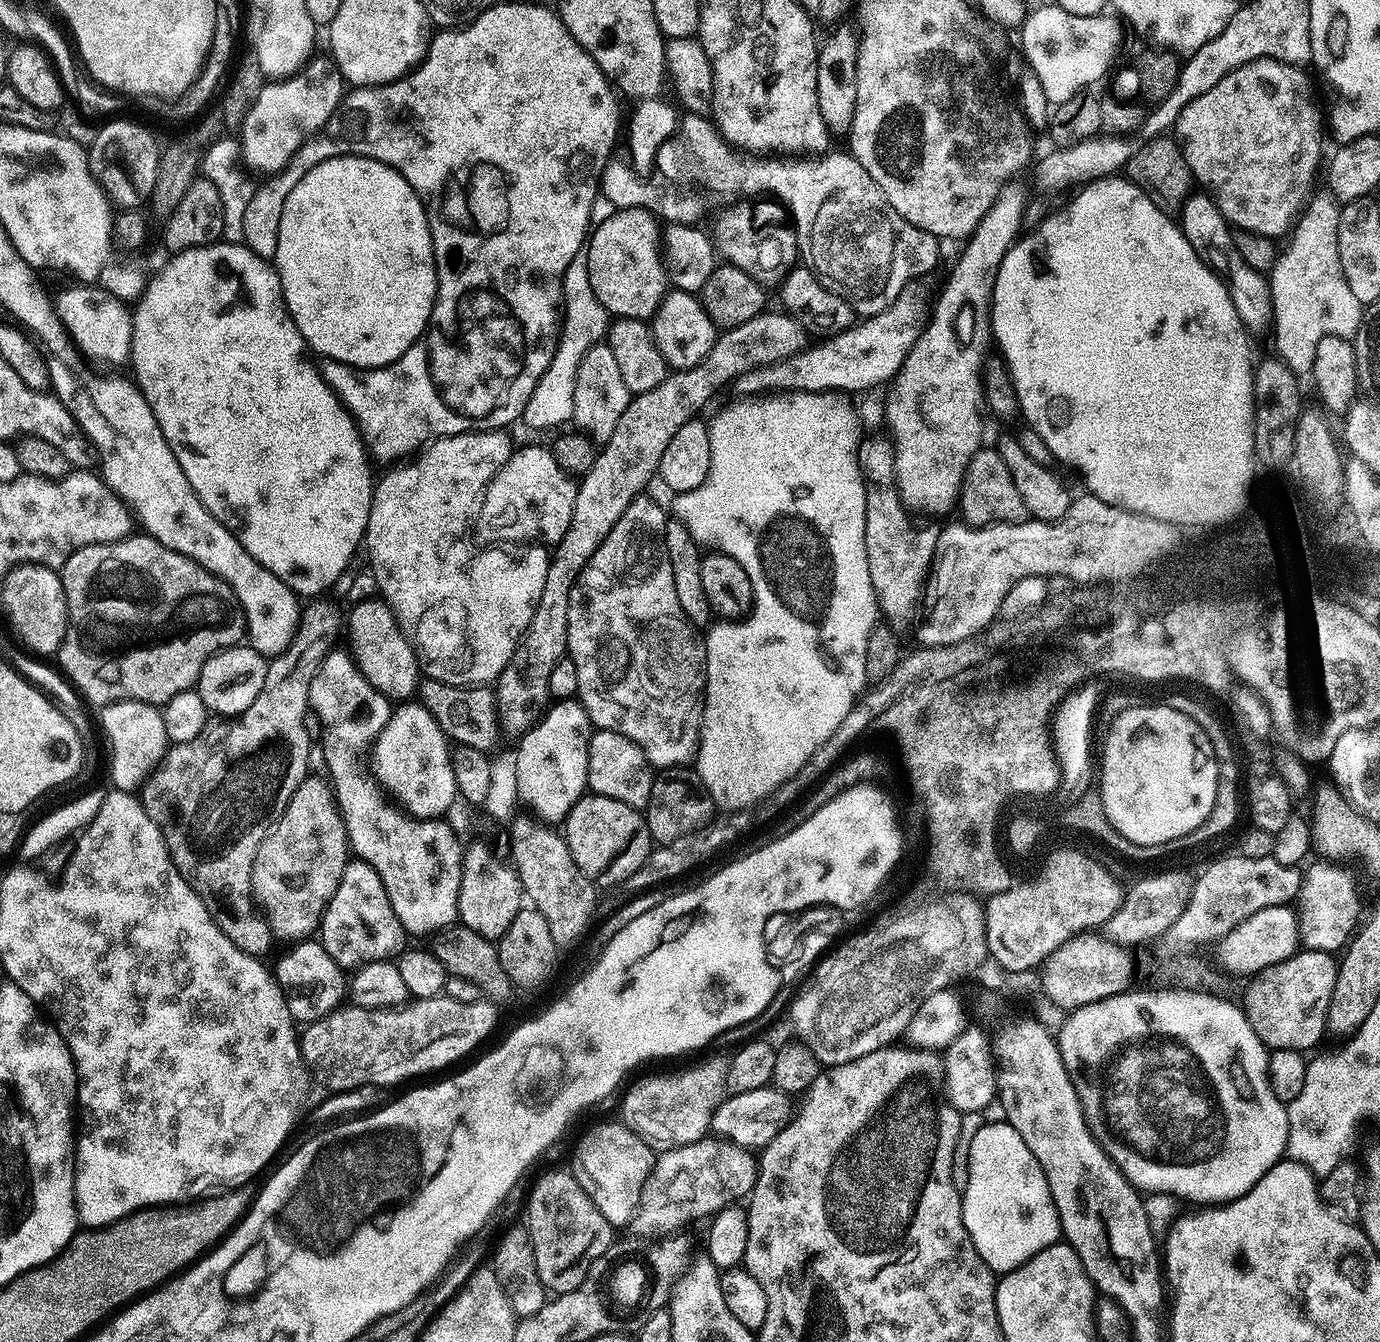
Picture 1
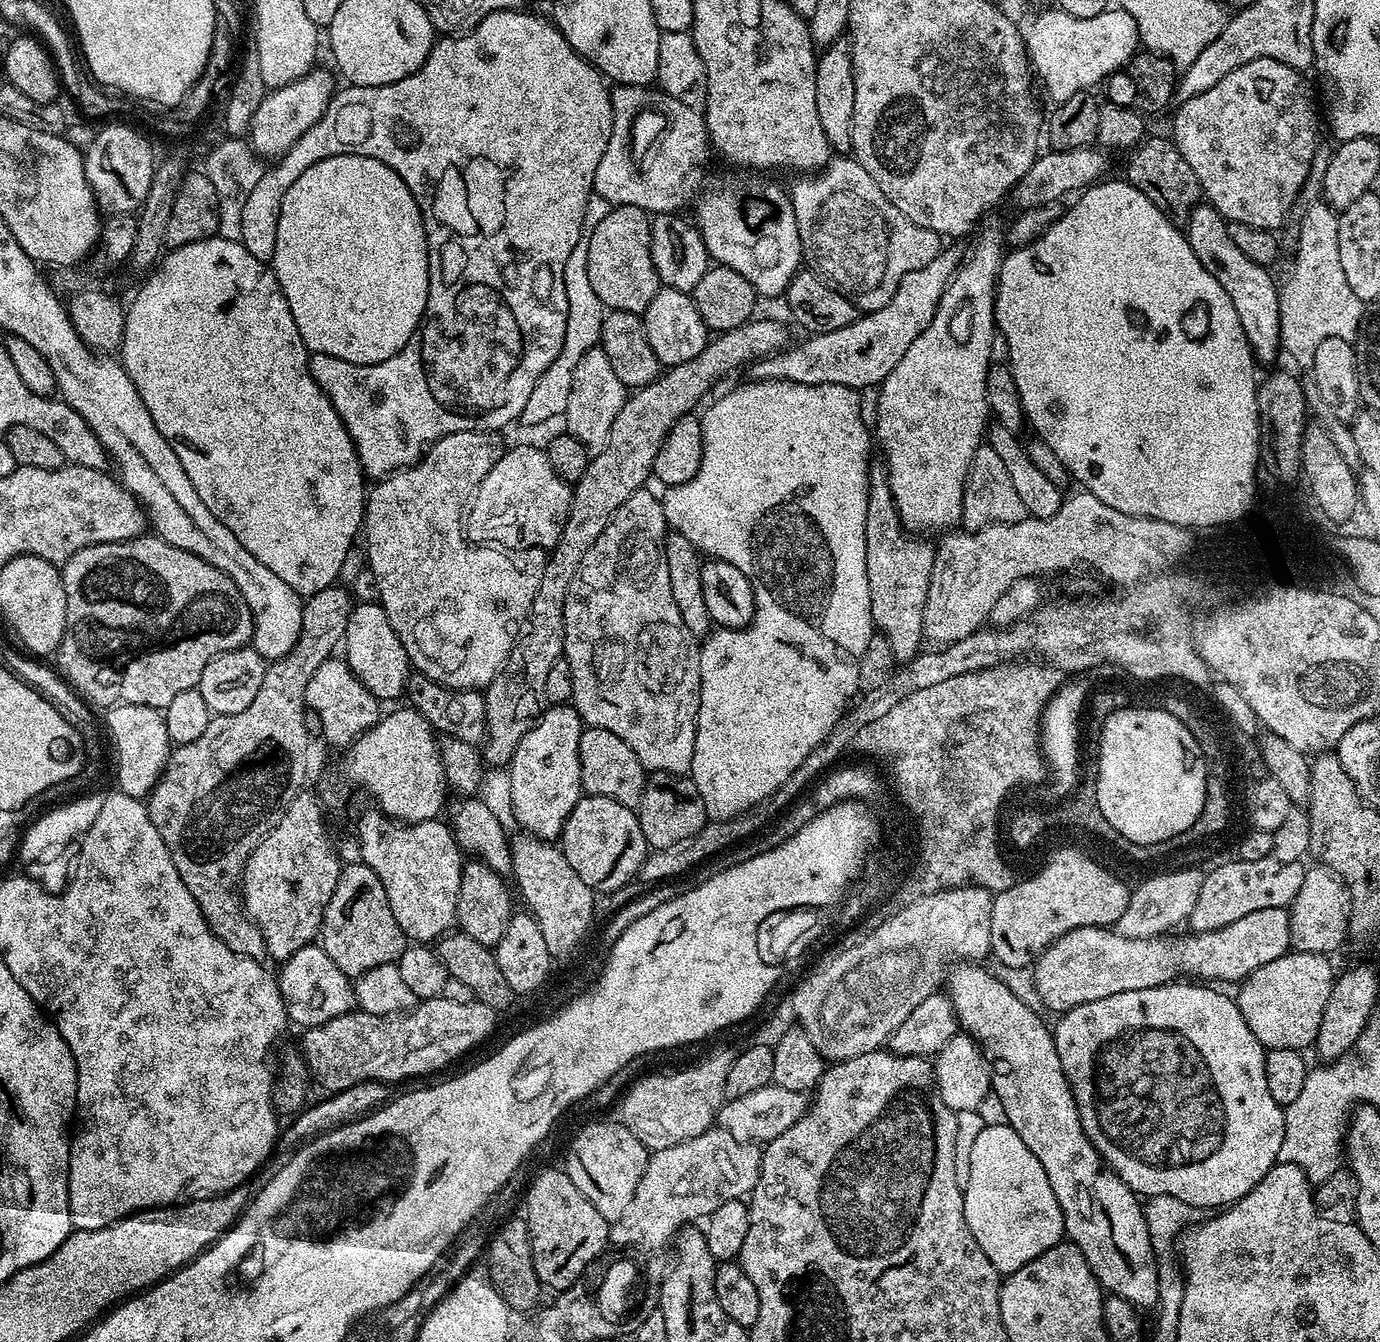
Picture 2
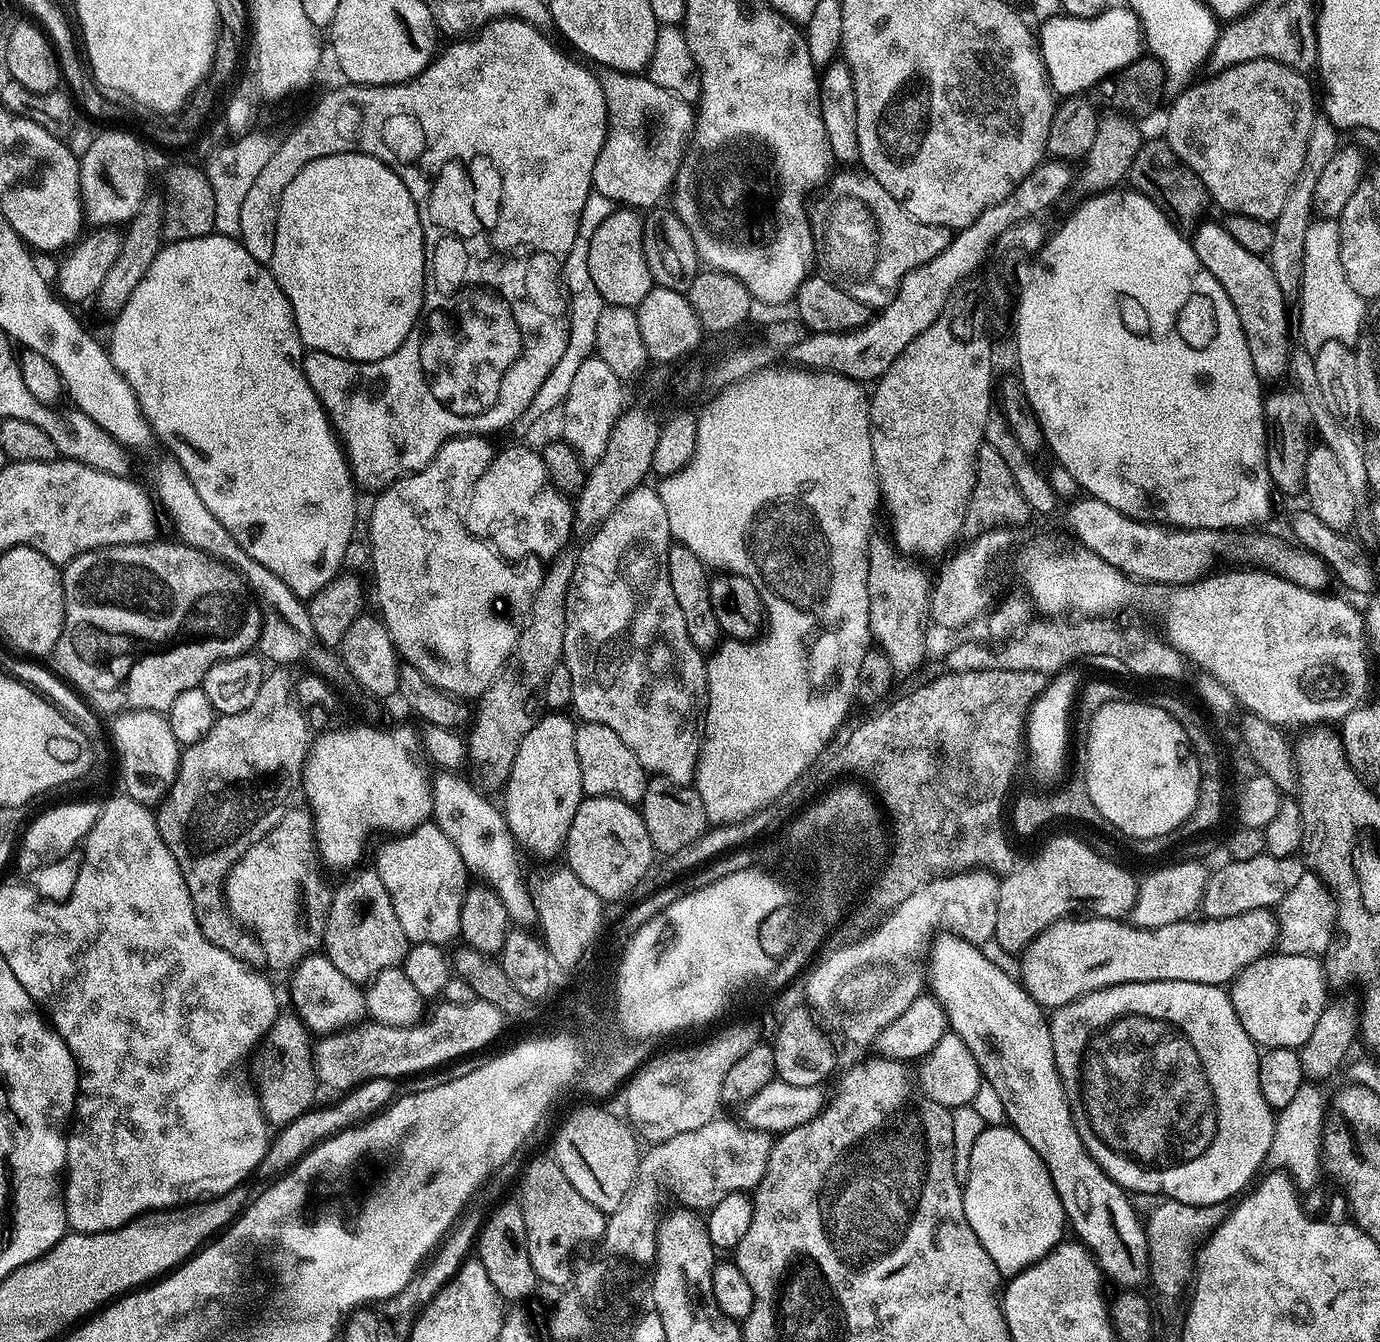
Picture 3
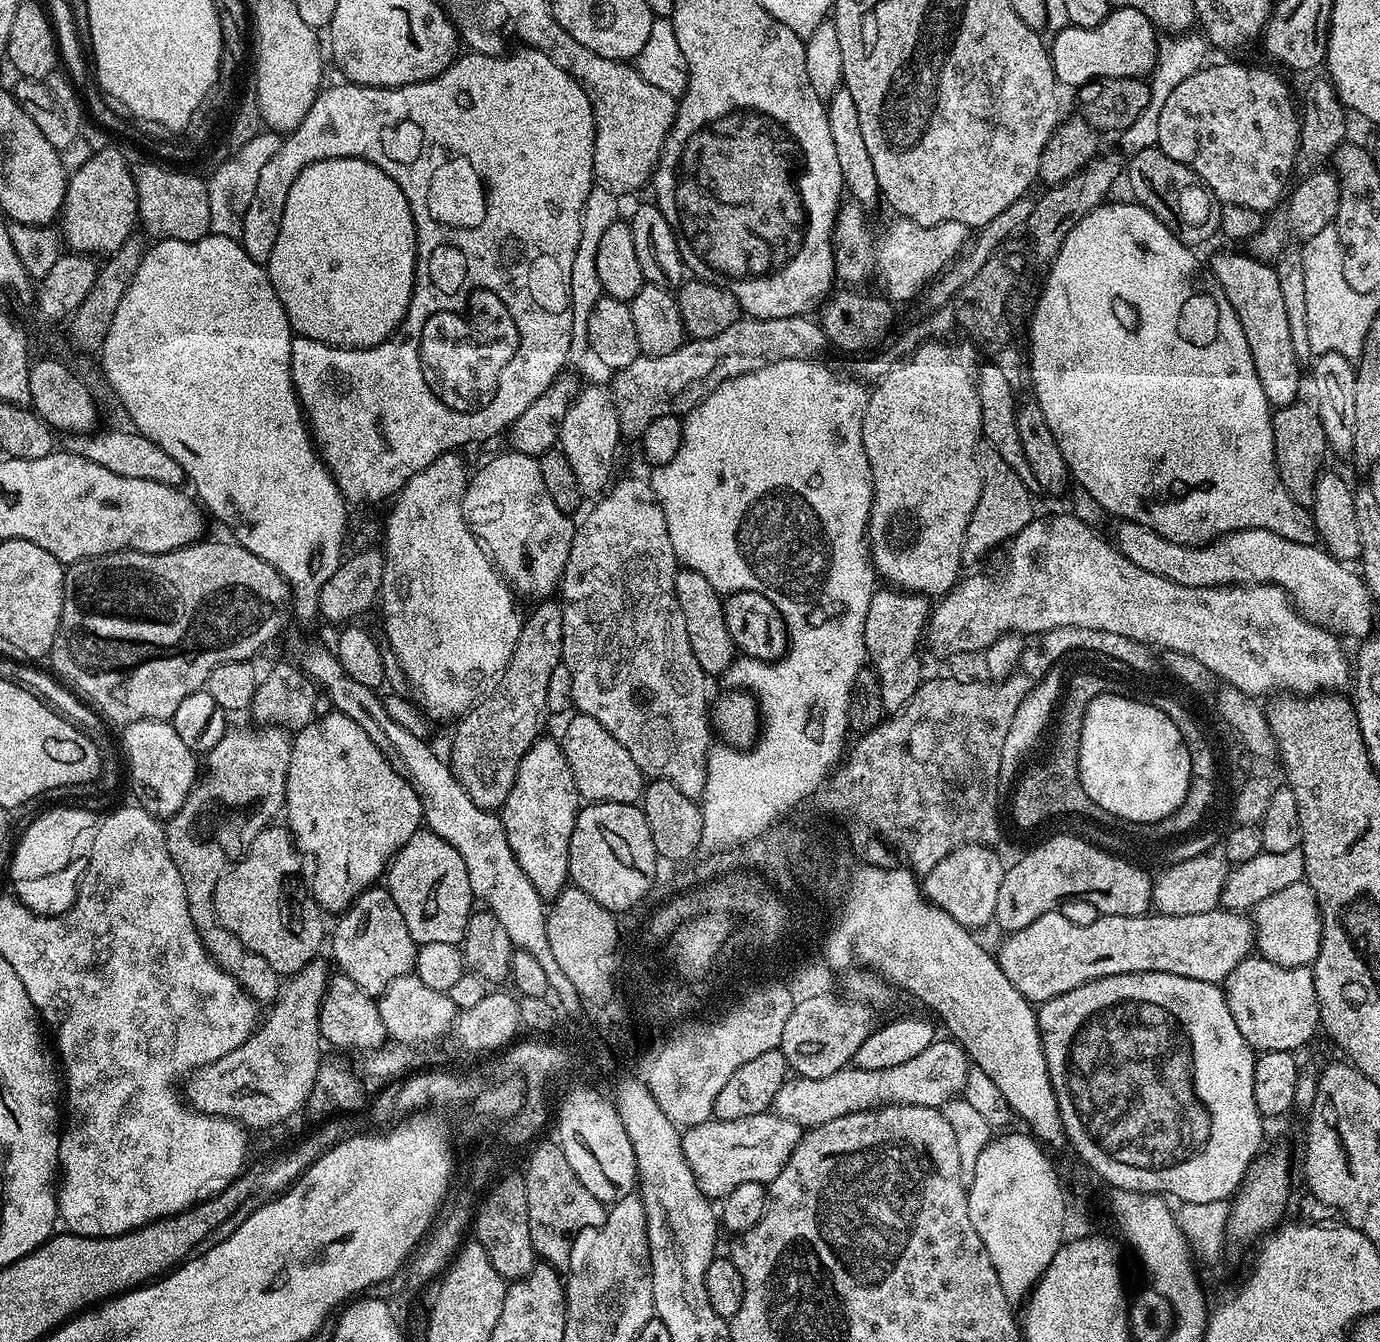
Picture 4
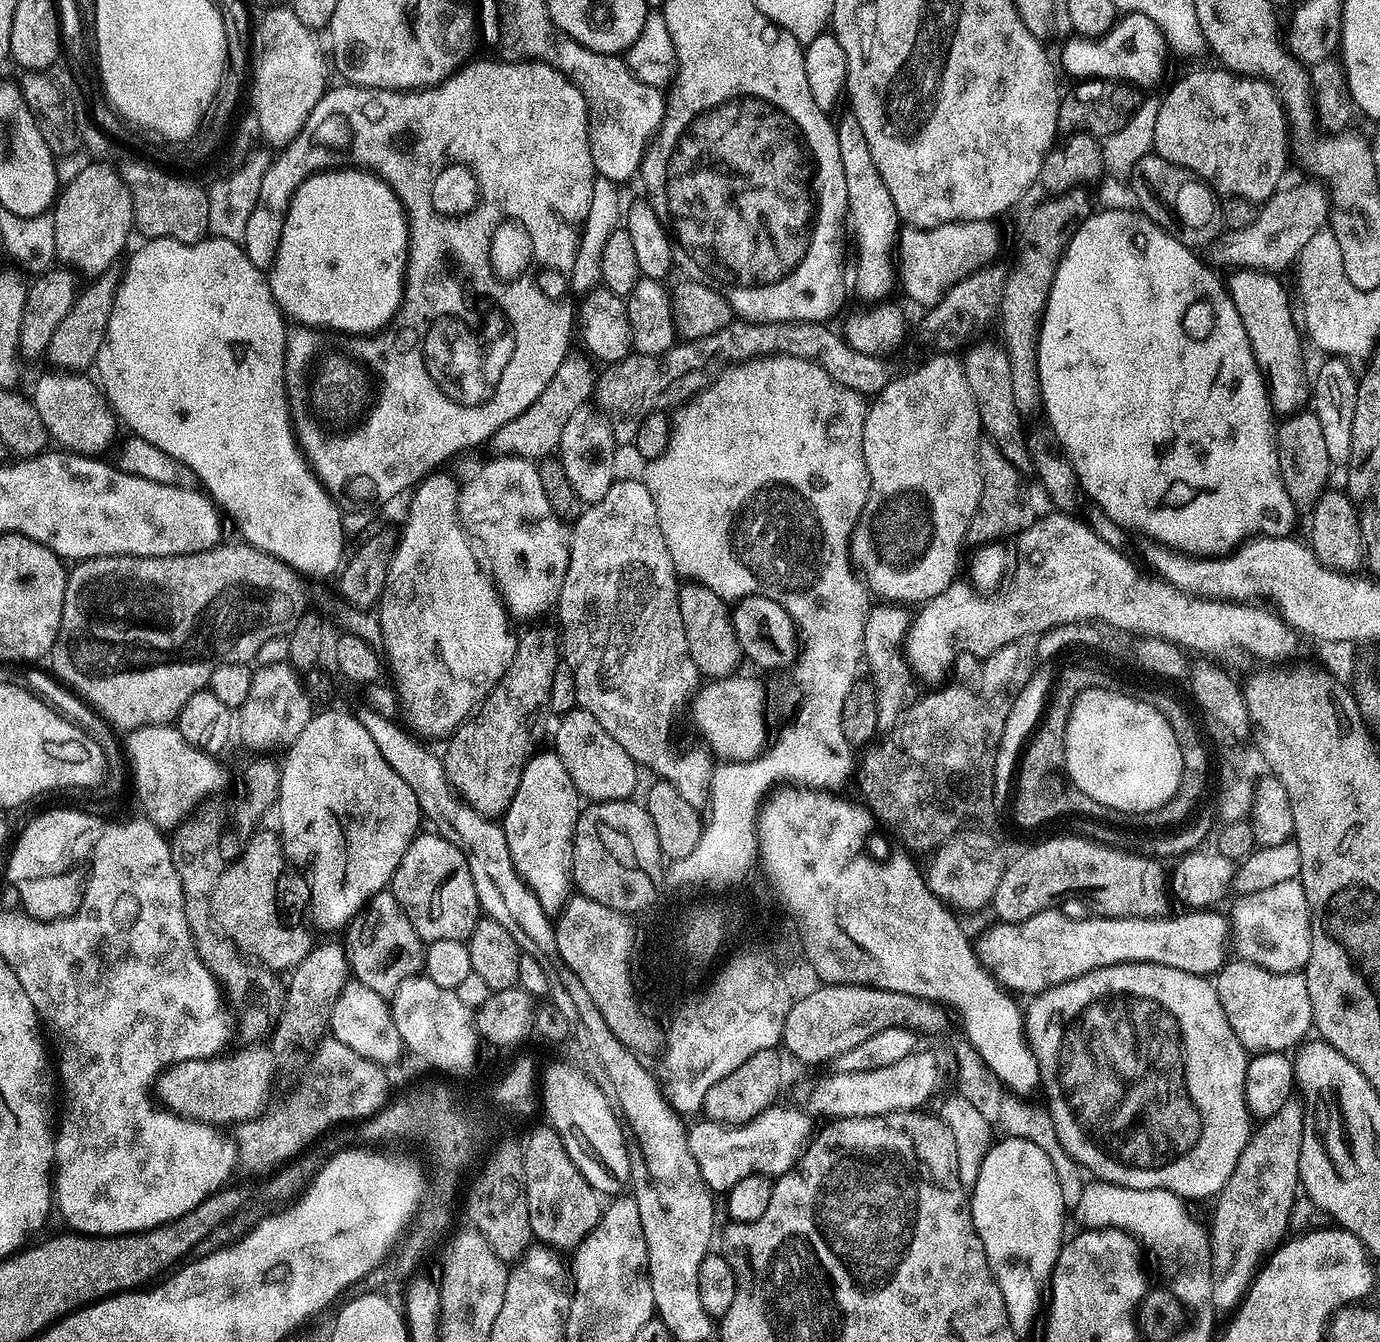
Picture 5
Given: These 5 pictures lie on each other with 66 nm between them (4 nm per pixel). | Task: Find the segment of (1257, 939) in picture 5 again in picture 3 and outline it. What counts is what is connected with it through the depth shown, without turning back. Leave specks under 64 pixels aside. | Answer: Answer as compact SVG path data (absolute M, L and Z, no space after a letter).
M1306 870L1302 878L1298 878L1298 886L1286 894L1274 909L1276 917L1276 938L1278 948L1283 955L1323 957L1331 946L1336 932L1336 908L1332 893L1311 870Z

